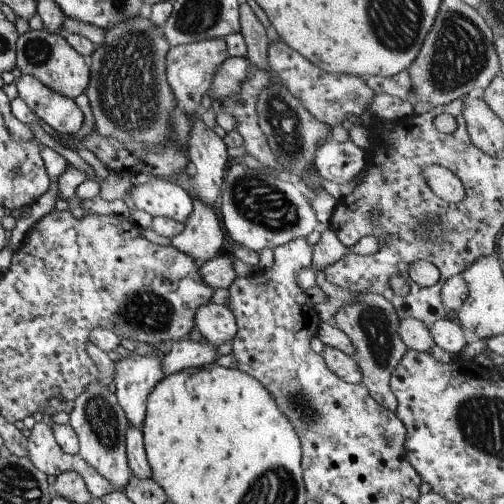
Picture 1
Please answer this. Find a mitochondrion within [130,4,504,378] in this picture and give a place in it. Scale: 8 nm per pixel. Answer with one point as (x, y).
(460, 54)

